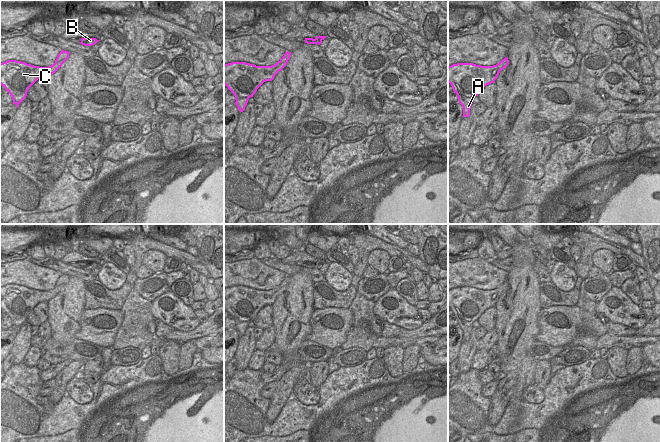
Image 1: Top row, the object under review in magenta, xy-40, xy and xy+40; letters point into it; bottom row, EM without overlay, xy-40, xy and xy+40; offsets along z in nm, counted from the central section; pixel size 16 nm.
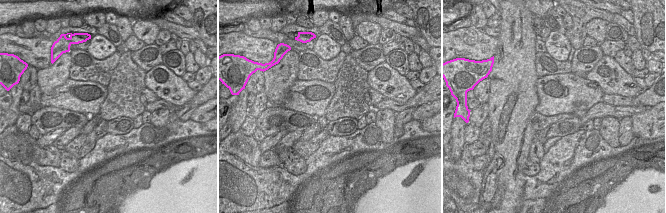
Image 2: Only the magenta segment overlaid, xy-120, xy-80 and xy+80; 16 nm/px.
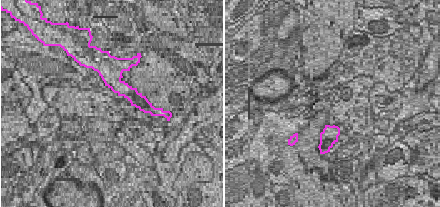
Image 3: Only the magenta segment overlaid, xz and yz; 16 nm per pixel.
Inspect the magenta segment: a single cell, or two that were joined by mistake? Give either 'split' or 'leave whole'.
leave whole

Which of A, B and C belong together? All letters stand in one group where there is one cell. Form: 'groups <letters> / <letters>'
groups A B C

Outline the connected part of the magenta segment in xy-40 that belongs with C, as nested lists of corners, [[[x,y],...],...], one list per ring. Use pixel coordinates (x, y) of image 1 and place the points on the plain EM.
[[[62,274],[55,287],[49,291],[39,291],[25,286],[8,284],[0,287],[0,308],[12,320],[13,328],[19,328],[26,322],[29,312],[40,302],[54,298],[69,282],[70,276]]]

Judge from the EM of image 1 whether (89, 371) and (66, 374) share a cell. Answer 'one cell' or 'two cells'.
two cells

